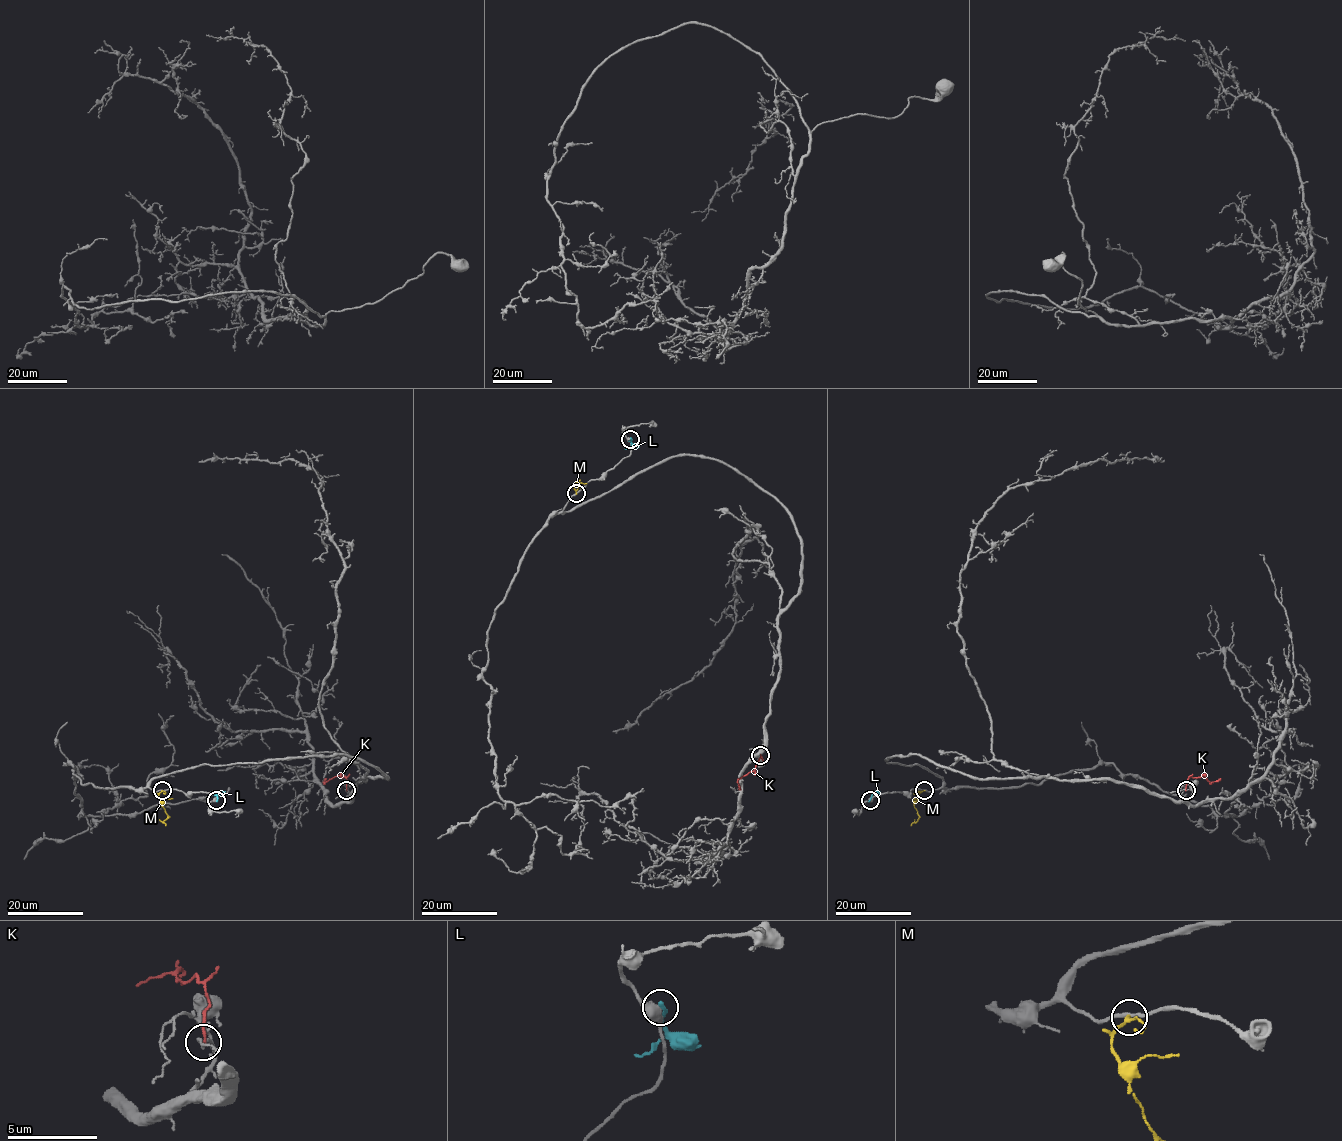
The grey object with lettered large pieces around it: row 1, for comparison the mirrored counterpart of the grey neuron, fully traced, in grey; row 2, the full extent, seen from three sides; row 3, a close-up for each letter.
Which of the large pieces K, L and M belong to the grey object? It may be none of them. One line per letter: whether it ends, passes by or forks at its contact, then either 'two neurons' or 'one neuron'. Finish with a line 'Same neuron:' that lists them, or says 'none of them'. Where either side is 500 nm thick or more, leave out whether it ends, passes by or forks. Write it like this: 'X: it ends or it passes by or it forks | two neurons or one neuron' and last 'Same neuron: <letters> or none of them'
K: it ends | two neurons
L: two neurons
M: it passes by | two neurons
Same neuron: none of them

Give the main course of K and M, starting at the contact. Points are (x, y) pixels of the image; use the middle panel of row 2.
K: (760, 755), (756, 768), (738, 779), (740, 790)
M: (576, 493), (572, 486), (577, 483), (581, 488), (577, 485), (580, 479)

